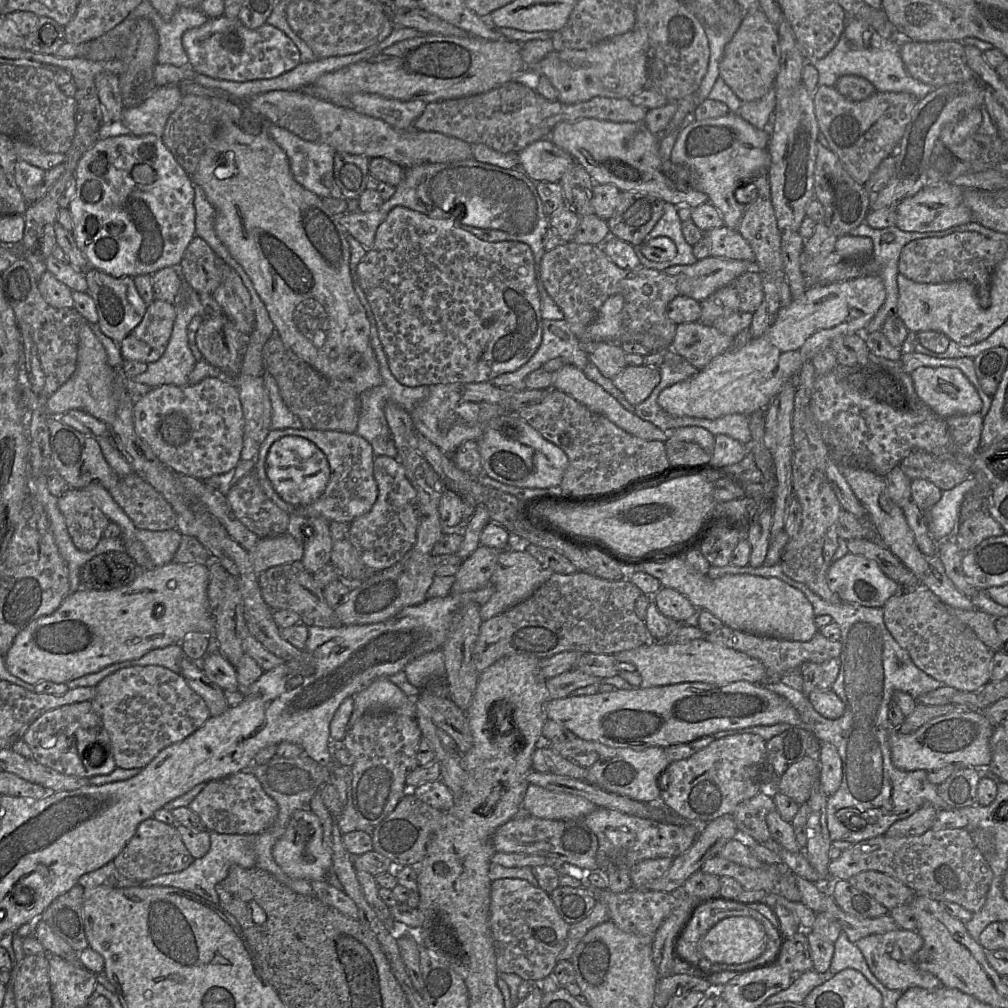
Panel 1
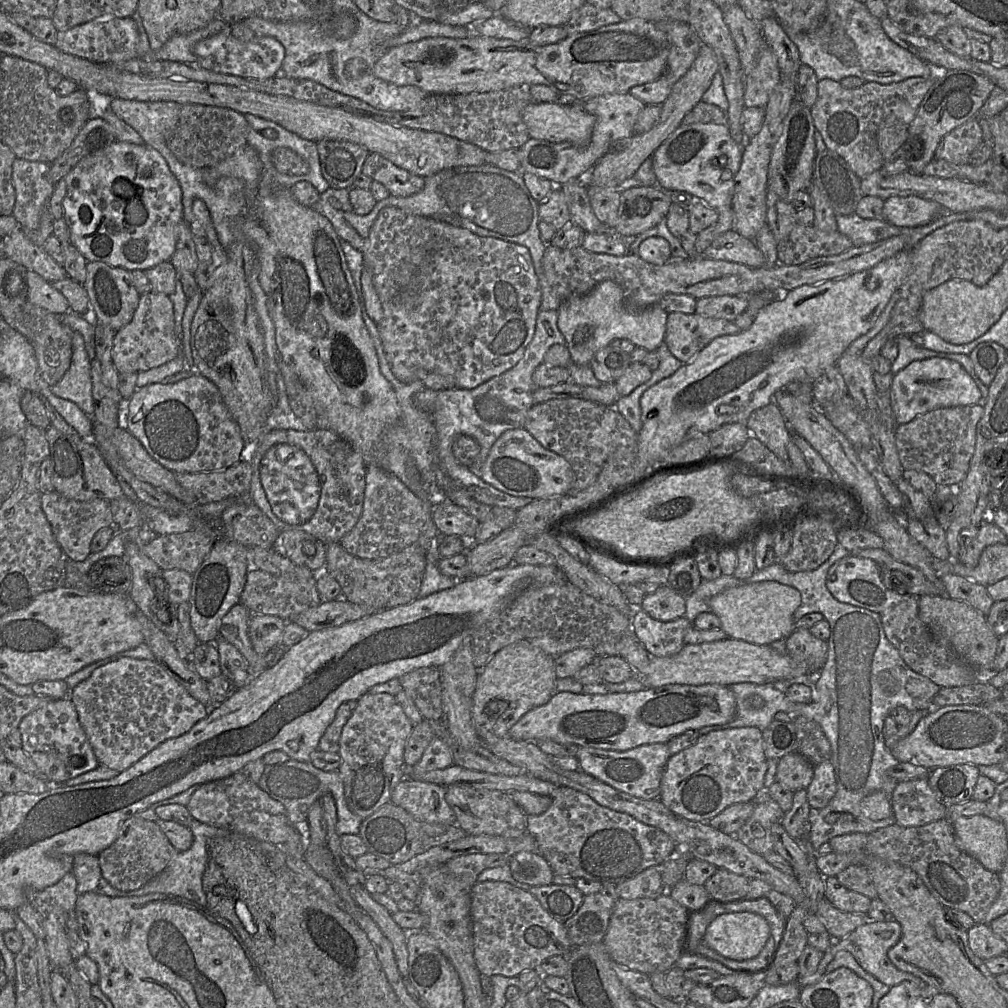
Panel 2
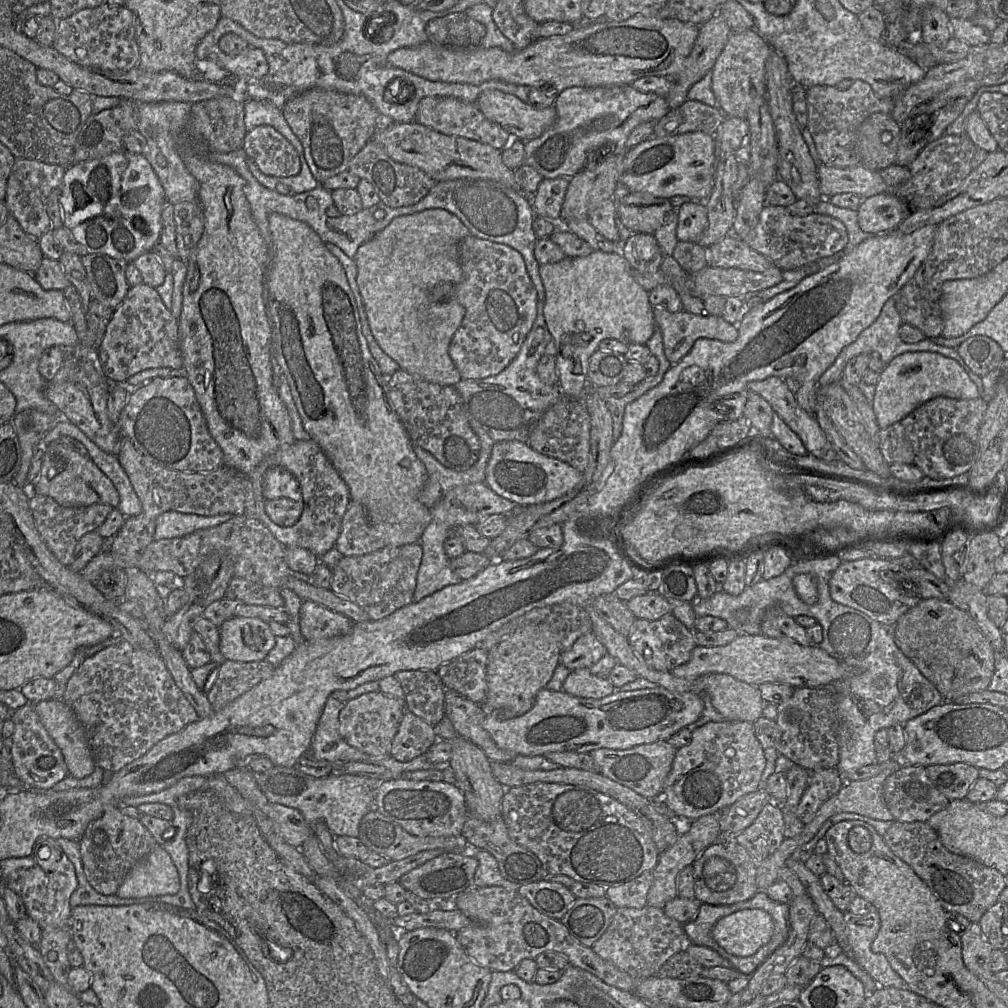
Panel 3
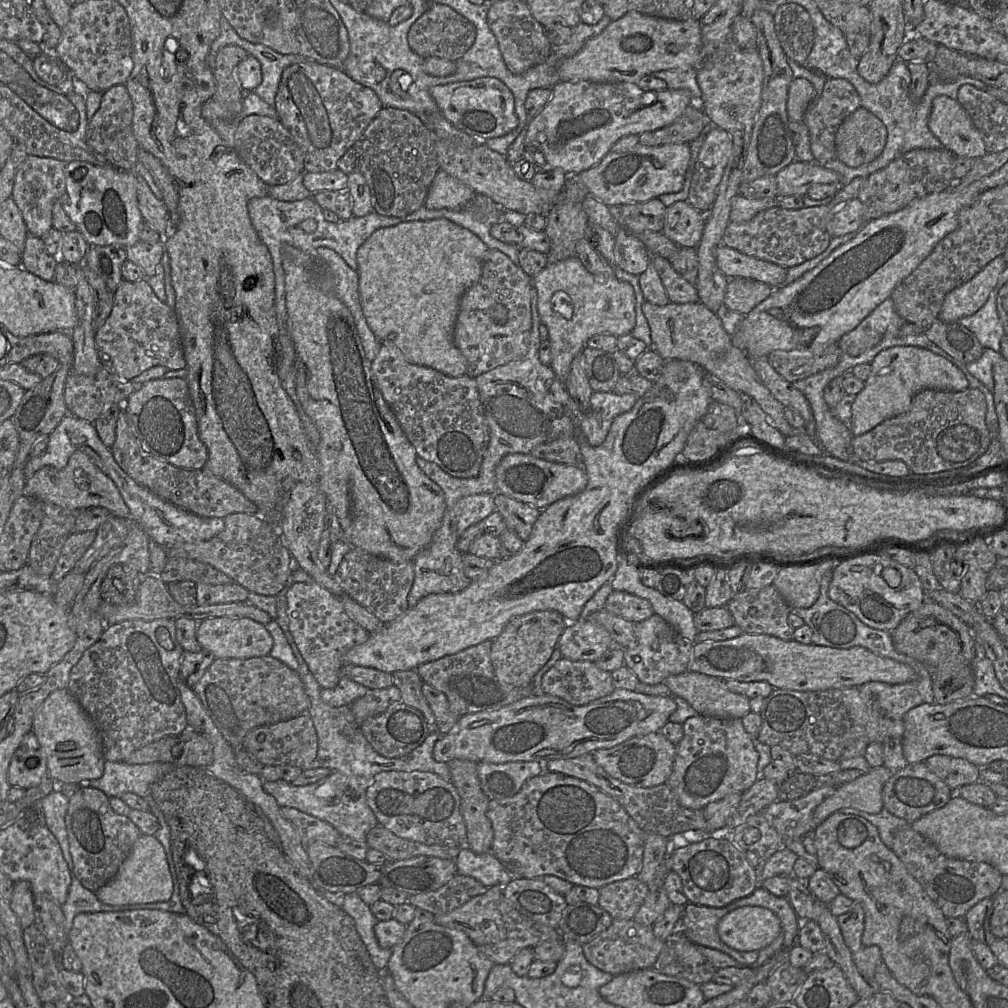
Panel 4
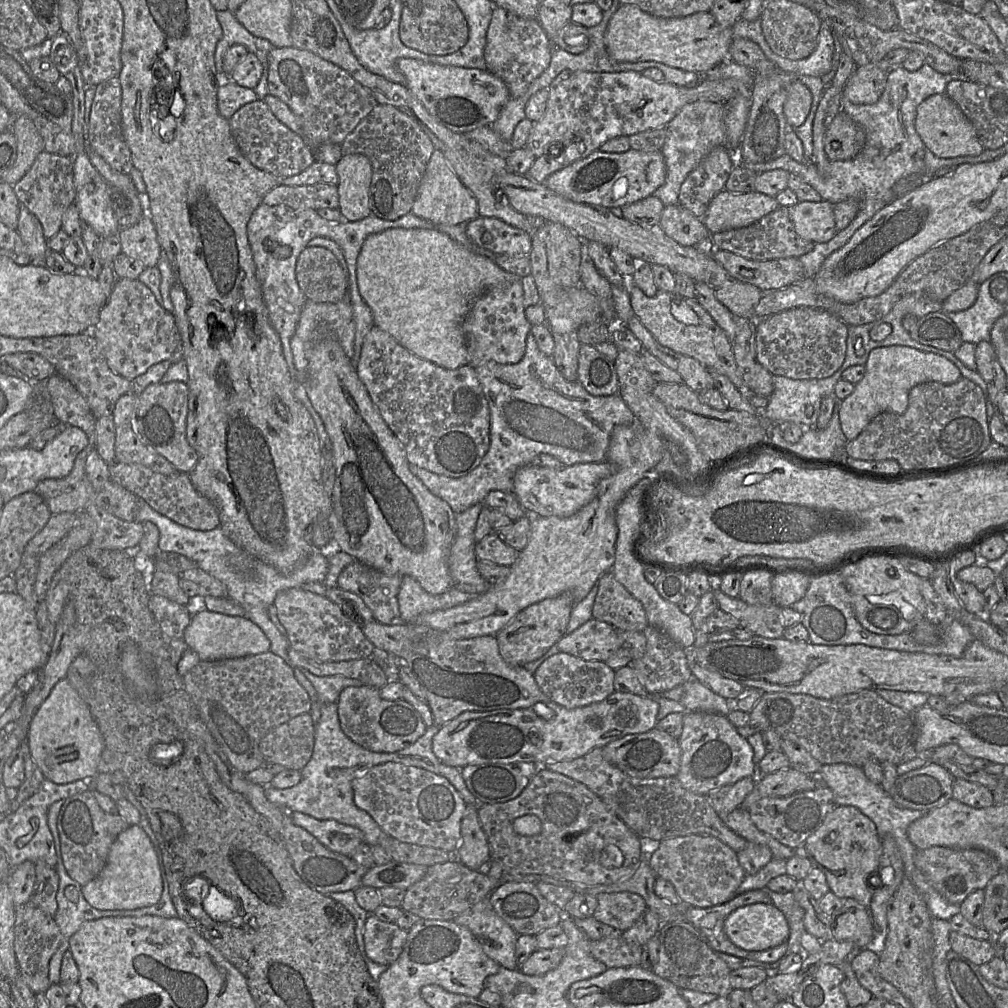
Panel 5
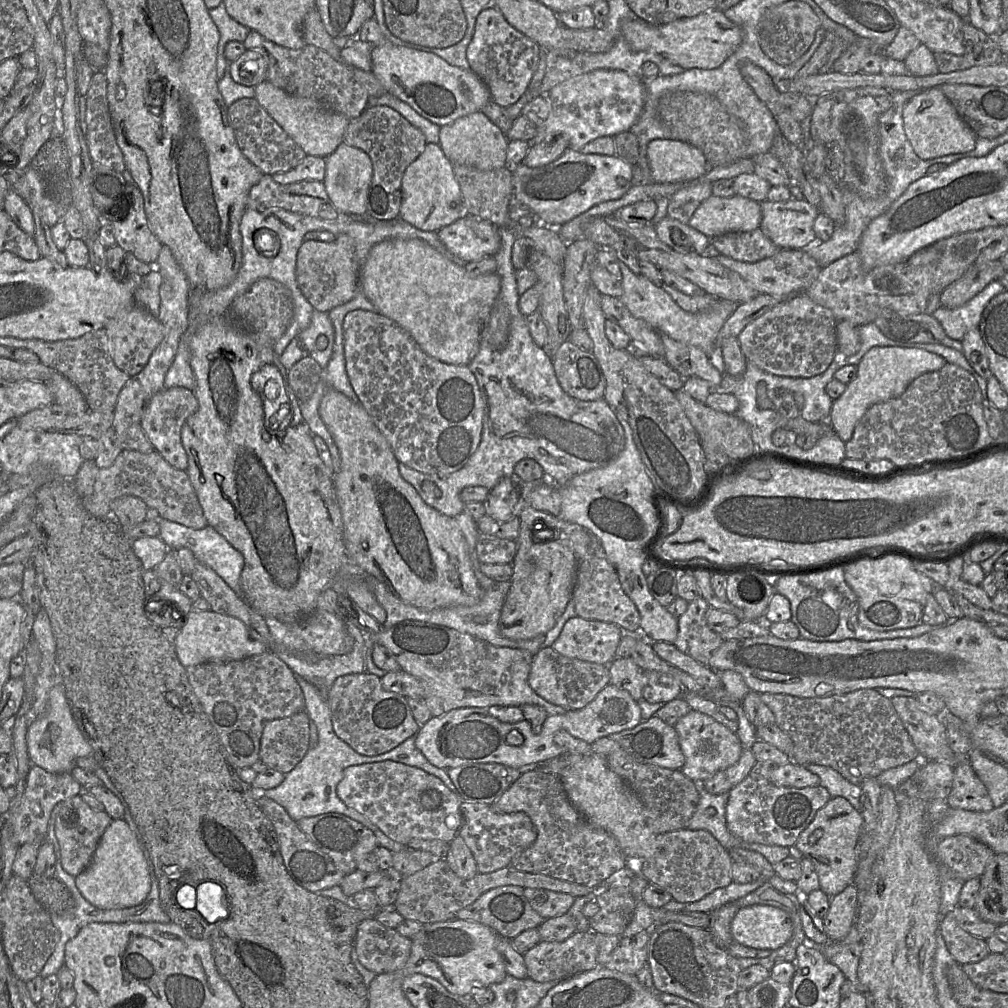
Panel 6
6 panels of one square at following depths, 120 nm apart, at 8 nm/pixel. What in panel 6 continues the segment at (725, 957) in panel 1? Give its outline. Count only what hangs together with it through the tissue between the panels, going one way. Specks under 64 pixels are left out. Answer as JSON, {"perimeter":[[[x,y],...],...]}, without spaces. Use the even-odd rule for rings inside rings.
{"perimeter":[[[770,905],[741,908],[730,923],[730,932],[738,943],[760,950],[776,950],[792,936],[790,916]]]}

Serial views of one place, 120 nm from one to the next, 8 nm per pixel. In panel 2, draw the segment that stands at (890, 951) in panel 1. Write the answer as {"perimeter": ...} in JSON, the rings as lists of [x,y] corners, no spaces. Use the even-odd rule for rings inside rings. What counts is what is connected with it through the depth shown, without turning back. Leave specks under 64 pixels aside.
{"perimeter":[[[870,921],[857,927],[847,937],[843,939],[834,939],[833,944],[824,952],[824,956],[819,963],[817,970],[808,976],[799,976],[797,982],[801,987],[808,987],[819,982],[822,977],[827,973],[826,968],[828,964],[834,959],[836,954],[840,951],[850,952],[859,963],[859,965],[868,973],[873,975],[880,982],[888,985],[889,987],[896,986],[903,981],[908,981],[917,987],[928,986],[921,978],[899,970],[889,959],[888,951],[891,947],[897,944],[902,935],[901,925],[893,921]]]}

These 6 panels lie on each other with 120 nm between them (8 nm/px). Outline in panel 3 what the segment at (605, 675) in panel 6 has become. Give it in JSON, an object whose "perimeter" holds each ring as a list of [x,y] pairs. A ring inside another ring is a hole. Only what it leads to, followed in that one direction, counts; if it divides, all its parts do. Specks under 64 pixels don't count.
{"perimeter":[[[589,668],[572,670],[563,683],[563,690],[576,697],[601,699],[617,689],[605,677],[597,677]]]}

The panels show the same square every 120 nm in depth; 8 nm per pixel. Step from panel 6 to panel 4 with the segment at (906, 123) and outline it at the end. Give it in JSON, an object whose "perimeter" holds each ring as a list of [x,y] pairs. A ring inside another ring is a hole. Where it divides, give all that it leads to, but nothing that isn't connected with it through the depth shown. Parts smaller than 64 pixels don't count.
{"perimeter":[[[944,95],[934,98],[929,129],[957,158],[981,158],[988,151],[981,133],[964,107]]]}

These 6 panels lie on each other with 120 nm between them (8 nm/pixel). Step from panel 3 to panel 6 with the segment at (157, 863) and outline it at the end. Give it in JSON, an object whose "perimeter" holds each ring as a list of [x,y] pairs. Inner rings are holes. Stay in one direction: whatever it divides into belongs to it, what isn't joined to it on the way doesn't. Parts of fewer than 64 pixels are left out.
{"perimeter":[[[113,819],[105,830],[89,866],[76,877],[76,885],[88,902],[100,909],[140,905],[151,890],[148,860],[138,836],[124,819]]]}

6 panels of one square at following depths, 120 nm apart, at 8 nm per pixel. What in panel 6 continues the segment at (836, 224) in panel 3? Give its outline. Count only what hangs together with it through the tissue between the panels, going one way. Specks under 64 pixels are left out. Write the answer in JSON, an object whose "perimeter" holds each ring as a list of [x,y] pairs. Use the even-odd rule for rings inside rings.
{"perimeter":[[[759,228],[726,233],[710,238],[710,243],[720,254],[749,263],[769,258],[780,250]]]}

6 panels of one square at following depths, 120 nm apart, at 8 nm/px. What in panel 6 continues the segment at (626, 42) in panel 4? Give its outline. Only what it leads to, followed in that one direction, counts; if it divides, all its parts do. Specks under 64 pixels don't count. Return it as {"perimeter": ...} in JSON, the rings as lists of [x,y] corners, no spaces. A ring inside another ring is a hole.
{"perimeter":[[[714,8],[695,17],[654,25],[642,19],[626,19],[621,30],[634,51],[654,51],[683,69],[714,69],[719,67],[742,42],[741,28]]]}

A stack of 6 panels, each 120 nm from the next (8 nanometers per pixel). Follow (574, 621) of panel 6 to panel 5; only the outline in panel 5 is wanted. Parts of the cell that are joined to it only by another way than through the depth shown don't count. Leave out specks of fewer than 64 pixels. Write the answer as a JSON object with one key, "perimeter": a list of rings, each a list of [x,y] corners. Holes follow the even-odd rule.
{"perimeter":[[[591,618],[556,644],[560,652],[586,661],[603,661],[622,647],[620,631],[609,623]]]}

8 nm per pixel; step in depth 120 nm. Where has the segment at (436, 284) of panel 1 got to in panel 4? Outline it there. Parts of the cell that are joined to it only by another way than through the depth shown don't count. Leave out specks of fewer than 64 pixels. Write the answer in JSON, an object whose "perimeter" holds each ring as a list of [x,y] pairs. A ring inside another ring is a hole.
{"perimeter":[[[488,248],[480,279],[460,298],[453,334],[456,347],[467,360],[469,377],[476,378],[527,354],[532,327],[531,278],[507,255]]]}

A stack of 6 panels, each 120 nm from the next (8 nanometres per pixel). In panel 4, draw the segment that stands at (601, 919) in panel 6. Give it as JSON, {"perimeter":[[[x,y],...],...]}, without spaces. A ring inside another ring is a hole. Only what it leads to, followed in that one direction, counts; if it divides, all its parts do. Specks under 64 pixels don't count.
{"perimeter":[[[633,876],[607,884],[599,891],[599,906],[614,920],[628,920],[633,919],[643,905],[649,887]]]}

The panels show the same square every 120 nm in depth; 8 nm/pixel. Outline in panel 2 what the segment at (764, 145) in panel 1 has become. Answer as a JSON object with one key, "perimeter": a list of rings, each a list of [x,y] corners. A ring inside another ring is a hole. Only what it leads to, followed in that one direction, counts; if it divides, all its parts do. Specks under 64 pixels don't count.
{"perimeter":[[[695,123],[681,125],[652,154],[651,161],[657,186],[692,195],[696,201],[719,211],[732,206],[734,177],[741,166],[745,145],[737,143],[730,135],[727,124]]]}

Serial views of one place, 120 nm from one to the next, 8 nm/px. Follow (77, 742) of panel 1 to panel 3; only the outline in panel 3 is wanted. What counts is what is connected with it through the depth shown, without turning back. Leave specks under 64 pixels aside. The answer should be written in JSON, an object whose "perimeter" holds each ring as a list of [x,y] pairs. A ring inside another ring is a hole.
{"perimeter":[[[32,703],[16,709],[12,716],[15,731],[10,738],[10,753],[14,775],[25,788],[52,789],[53,786],[68,776],[68,769],[63,754],[50,737]]]}

